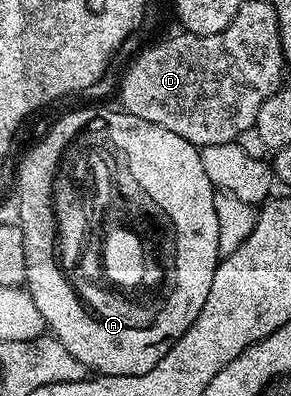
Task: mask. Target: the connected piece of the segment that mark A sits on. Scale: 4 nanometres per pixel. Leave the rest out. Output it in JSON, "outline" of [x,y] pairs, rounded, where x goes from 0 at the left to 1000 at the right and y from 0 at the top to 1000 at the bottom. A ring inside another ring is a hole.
{"outline":[[[251,275],[237,290],[213,293],[86,386],[82,404],[69,412],[69,444],[58,447],[55,462],[69,470],[69,487],[62,487],[69,533],[62,571],[76,578],[76,609],[89,634],[89,699],[82,715],[103,750],[117,755],[117,770],[131,775],[131,790],[144,790],[162,833],[199,861],[213,861],[213,871],[227,871],[230,889],[261,902],[268,912],[282,912],[282,922],[296,922],[320,939],[347,947],[485,947],[488,942],[515,942],[515,932],[529,932],[529,922],[543,922],[543,912],[557,912],[557,902],[570,902],[570,891],[584,879],[625,854],[639,841],[639,831],[653,831],[653,821],[667,821],[680,790],[694,790],[694,770],[708,770],[708,750],[722,740],[722,710],[735,710],[742,669],[763,652],[749,629],[749,538],[735,538],[735,497],[746,485],[732,475],[722,447],[708,447],[708,427],[694,427],[687,384],[663,361],[639,356],[612,336],[584,336],[584,326],[557,326],[557,316],[488,306],[474,295],[443,290],[423,275],[388,275],[385,311],[399,311],[399,351],[412,351],[412,371],[426,371],[426,381],[440,381],[440,412],[454,412],[454,432],[467,432],[467,452],[481,452],[481,462],[495,462],[495,472],[509,472],[509,482],[522,482],[522,492],[354,492],[354,487],[313,477],[265,480],[234,503],[189,515],[189,543],[179,535],[186,508],[165,495],[165,462],[179,462],[179,412],[192,412],[192,381],[206,381],[206,371],[220,371],[220,351],[234,351],[234,341],[247,341],[247,321],[275,321],[275,311],[289,311],[289,301],[302,301],[302,290],[285,290],[271,275]],[[368,563],[385,573],[454,573],[454,624],[357,624],[357,614],[344,601],[357,593],[357,571]],[[192,583],[206,591],[210,604],[206,664],[192,657]]]}

